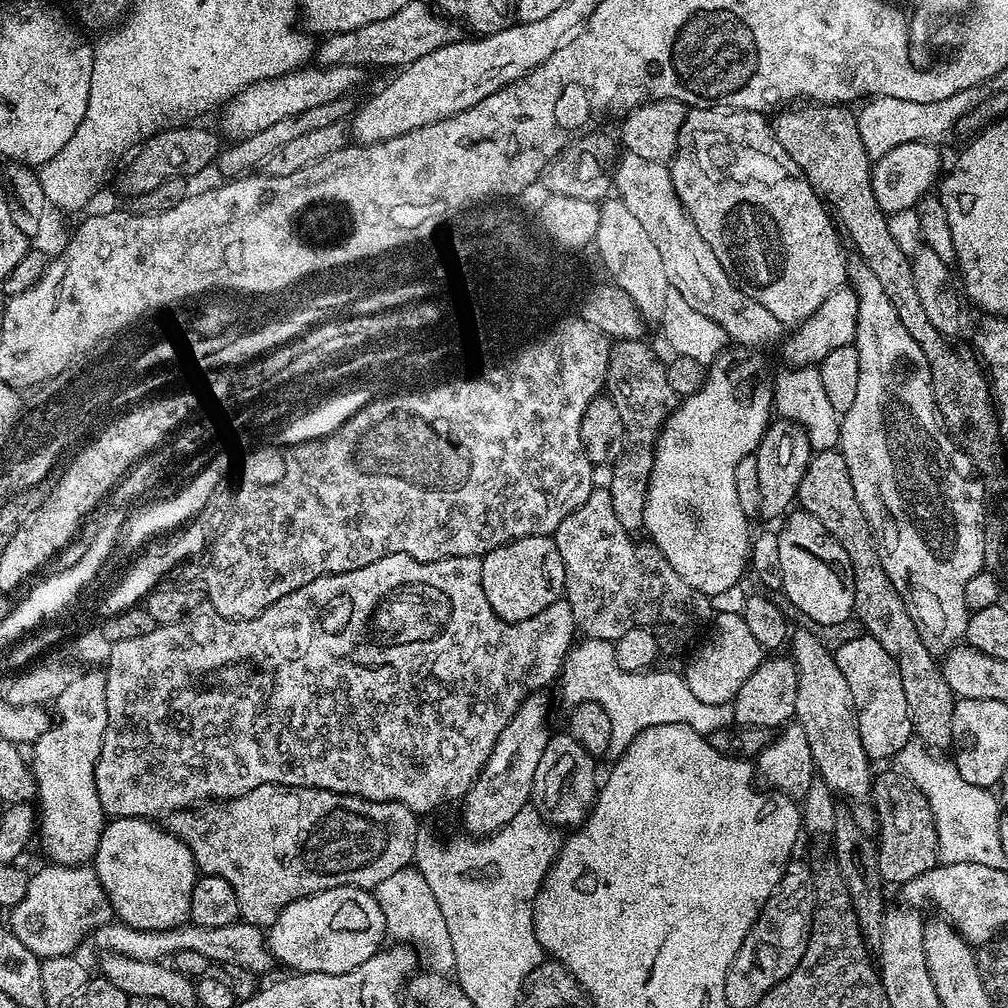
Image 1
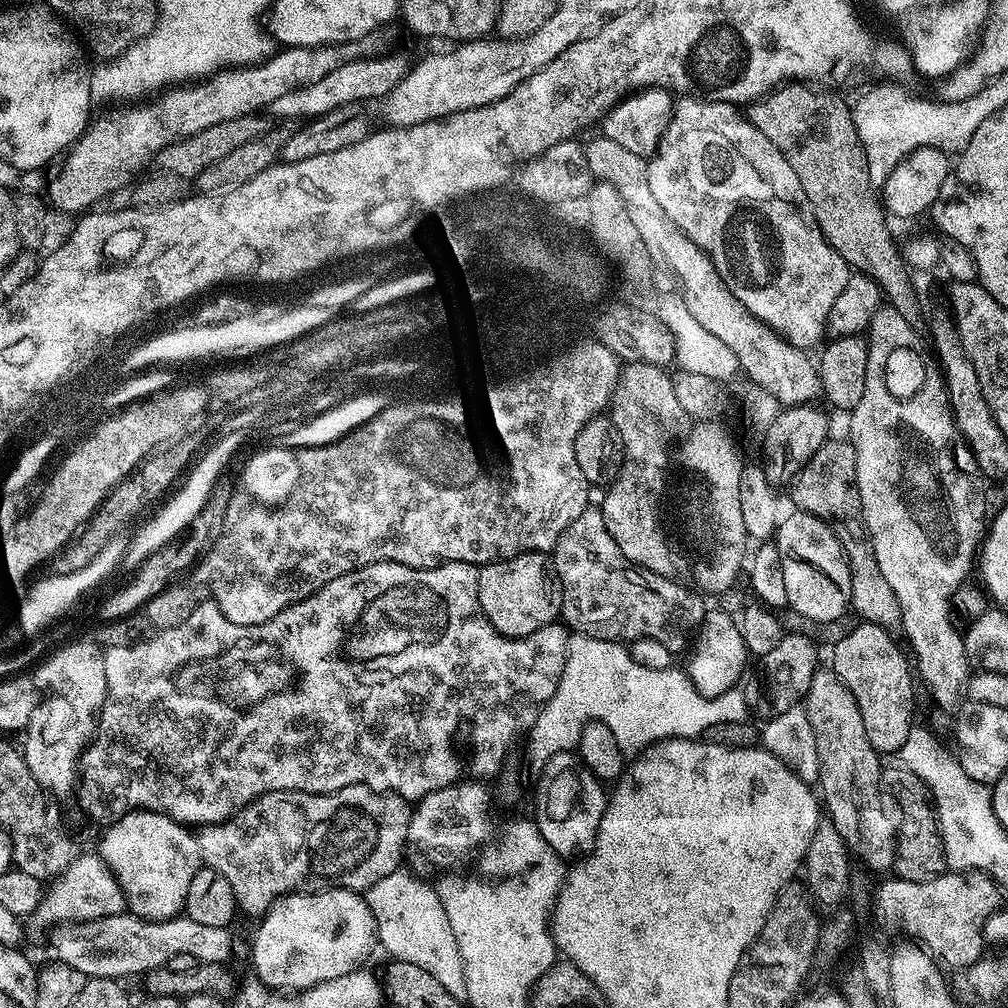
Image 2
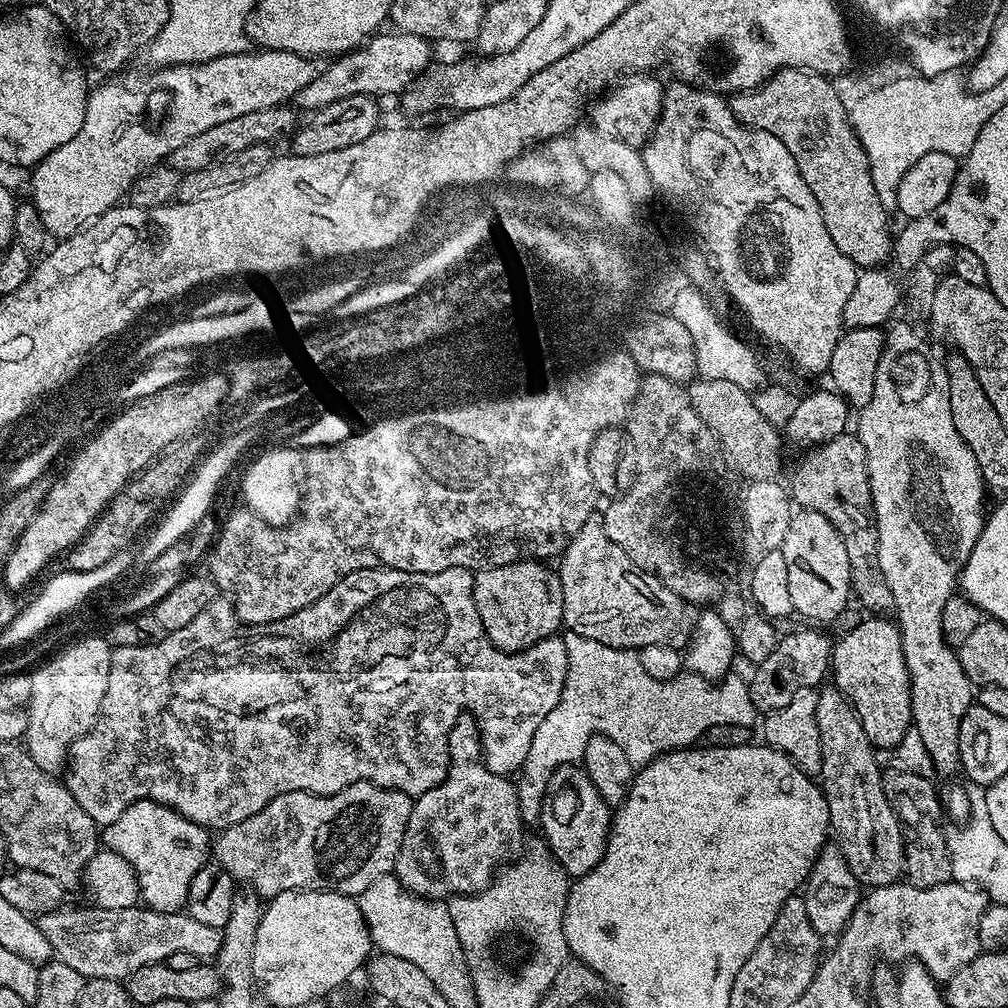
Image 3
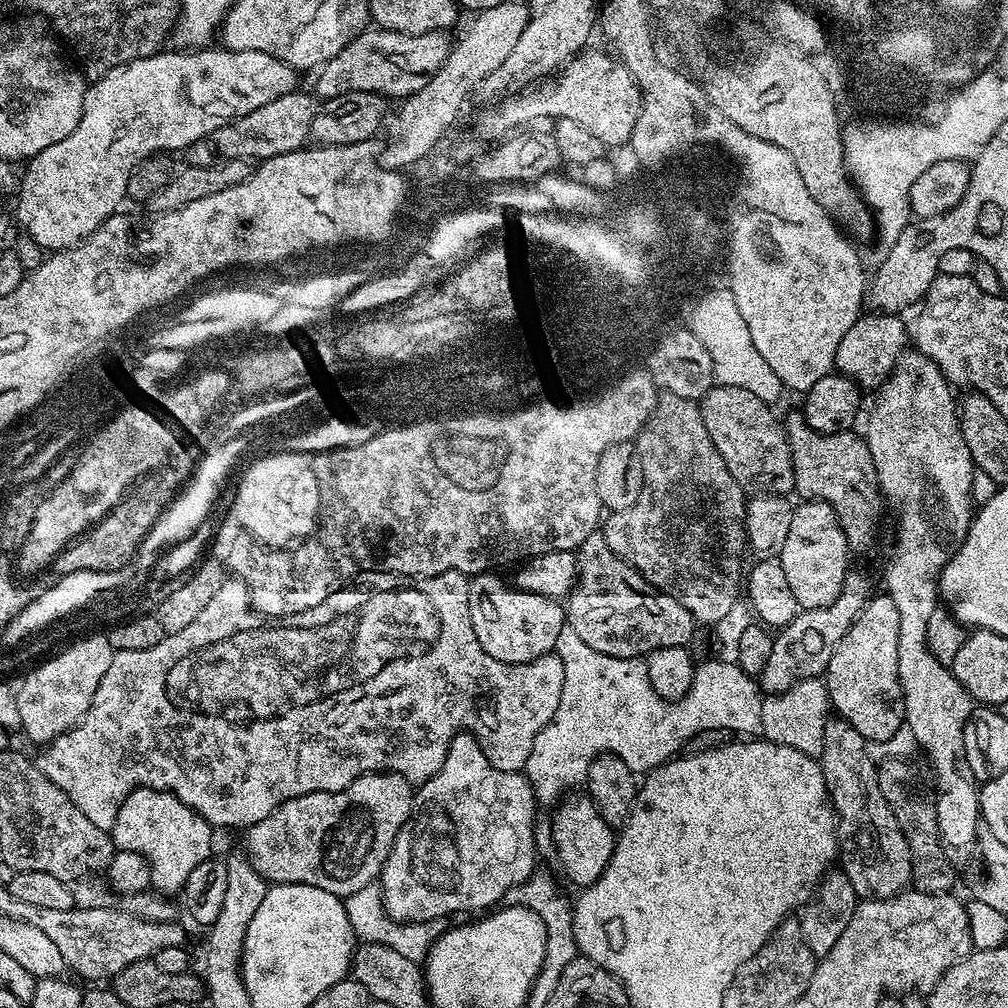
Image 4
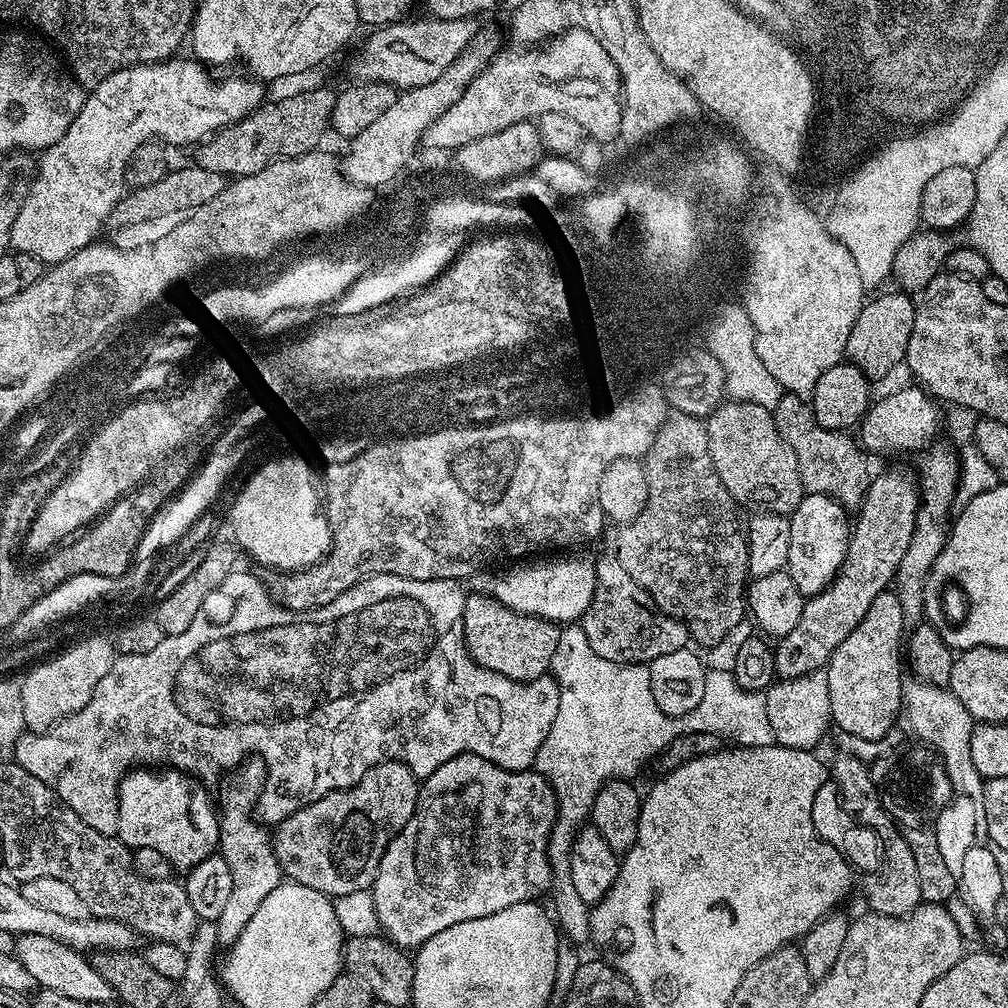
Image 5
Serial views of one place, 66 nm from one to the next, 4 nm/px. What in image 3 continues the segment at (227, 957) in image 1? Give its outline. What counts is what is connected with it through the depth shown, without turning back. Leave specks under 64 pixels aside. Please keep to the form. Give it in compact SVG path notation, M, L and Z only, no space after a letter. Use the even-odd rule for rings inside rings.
M140 906L122 910L89 908L70 908L66 912L51 910L43 913L38 923L50 942L55 959L66 962L66 966L90 980L110 978L124 982L134 970L142 970L142 966L167 962L170 954L194 954L197 961L204 962L215 957L220 948L221 929L190 918L184 910L154 912Z

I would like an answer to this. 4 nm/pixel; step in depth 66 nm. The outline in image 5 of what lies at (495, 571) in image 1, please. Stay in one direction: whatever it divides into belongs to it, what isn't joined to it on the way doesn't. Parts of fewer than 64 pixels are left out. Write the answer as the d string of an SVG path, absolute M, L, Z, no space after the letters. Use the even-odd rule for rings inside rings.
M469 595L464 602L464 642L473 662L521 682L545 675L551 669L554 650L558 650L560 628L551 620L524 616L502 606L492 596L479 595Z

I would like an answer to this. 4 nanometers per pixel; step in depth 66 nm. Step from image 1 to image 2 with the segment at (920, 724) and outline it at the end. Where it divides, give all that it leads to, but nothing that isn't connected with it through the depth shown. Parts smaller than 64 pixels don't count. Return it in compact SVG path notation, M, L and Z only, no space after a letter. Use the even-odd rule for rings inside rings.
M829 438L823 446L806 462L806 466L796 476L790 488L790 499L797 509L806 514L814 514L828 524L829 530L838 538L850 566L850 608L861 621L877 624L879 628L895 630L901 627L900 603L894 598L890 582L878 567L874 558L874 546L864 525L864 515L860 509L860 495L856 489L856 455L854 446L847 439Z

